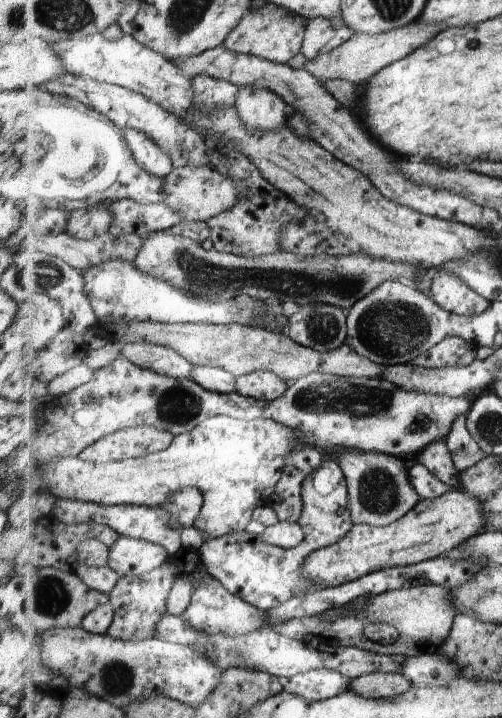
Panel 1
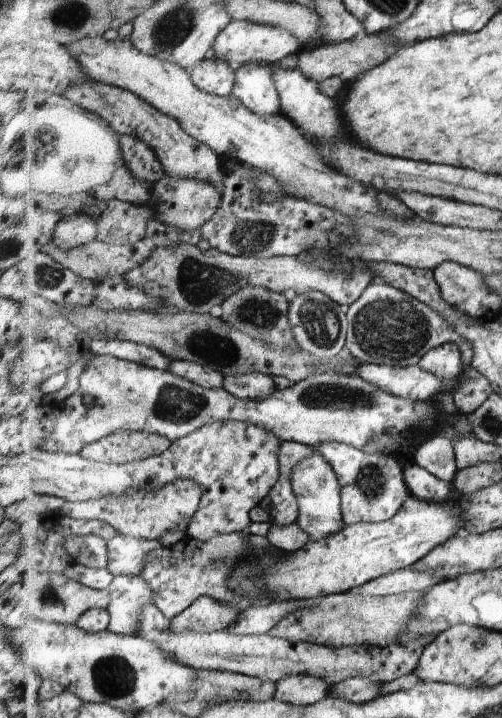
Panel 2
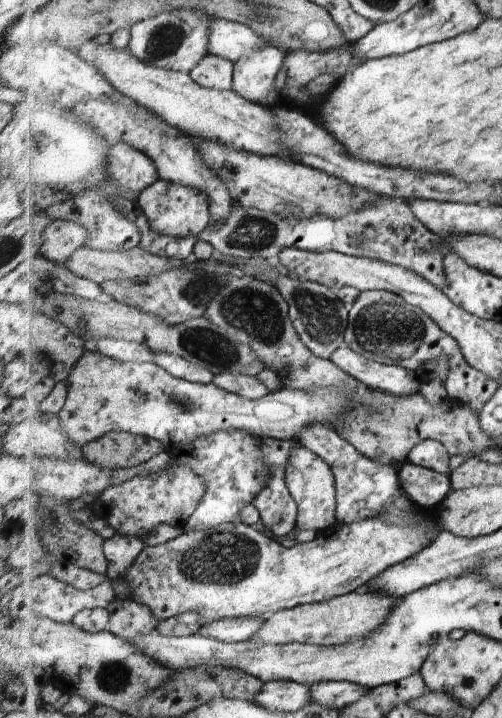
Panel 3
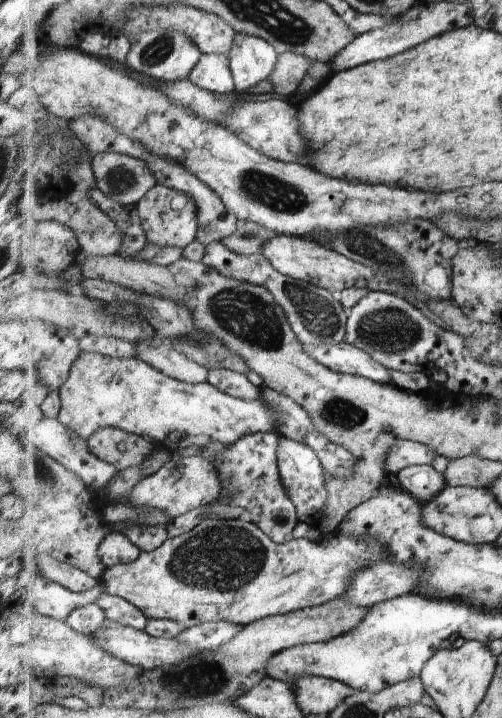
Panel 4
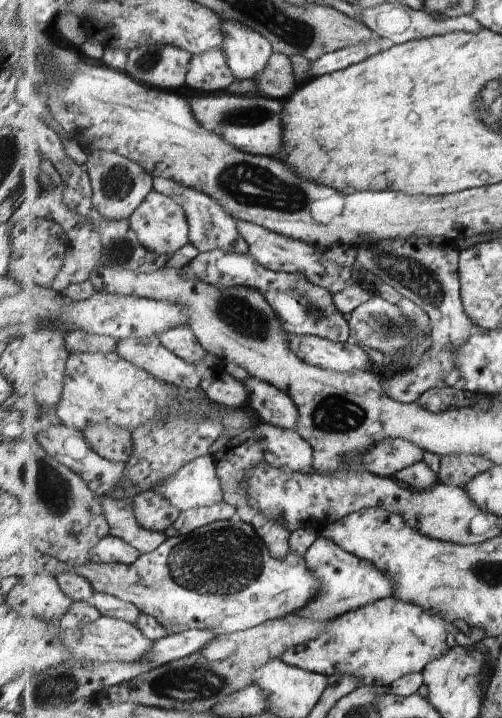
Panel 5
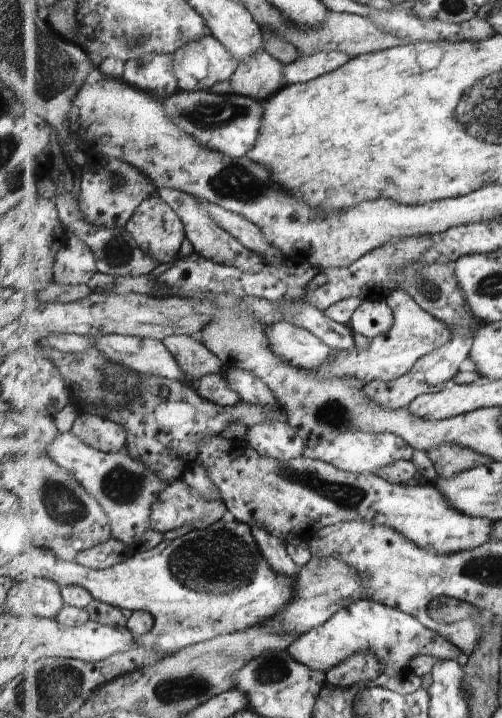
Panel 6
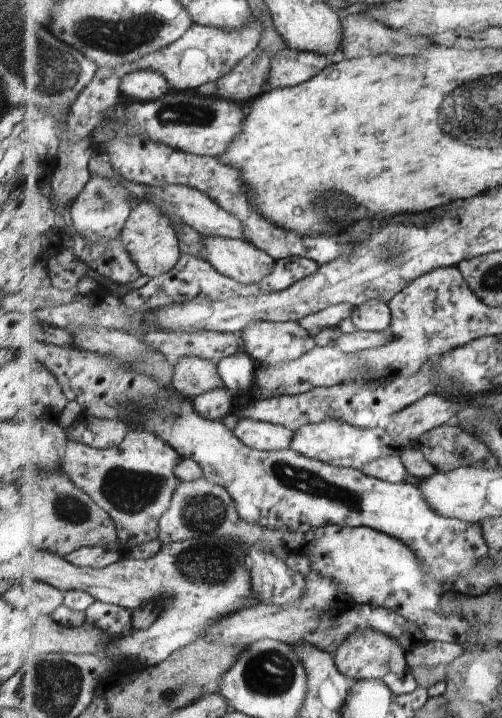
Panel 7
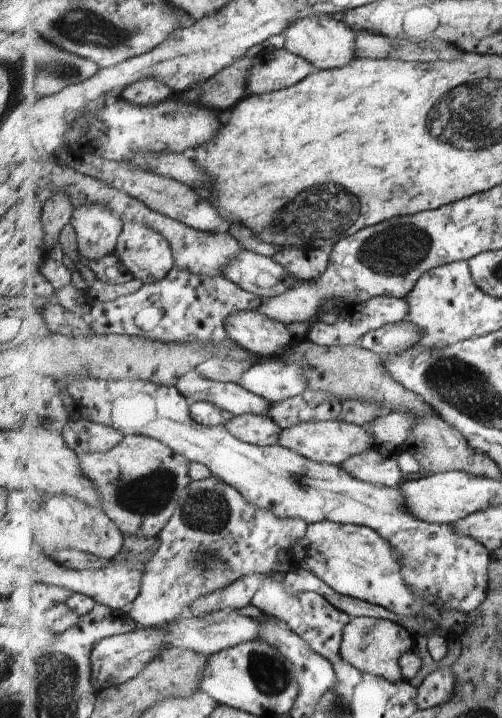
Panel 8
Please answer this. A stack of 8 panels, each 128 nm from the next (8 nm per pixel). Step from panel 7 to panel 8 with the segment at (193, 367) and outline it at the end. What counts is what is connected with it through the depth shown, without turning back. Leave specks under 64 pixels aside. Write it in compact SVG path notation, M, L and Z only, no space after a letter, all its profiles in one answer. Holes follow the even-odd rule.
M196 368L179 379L177 388L184 393L189 404L209 401L221 410L231 412L235 417L253 413L267 415L272 402L264 396L245 390L237 383L220 383L205 378Z

